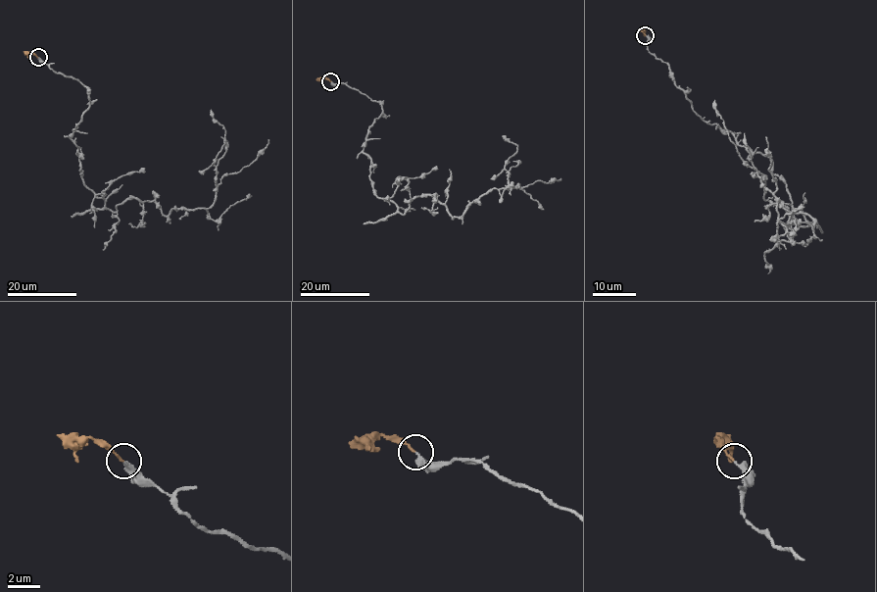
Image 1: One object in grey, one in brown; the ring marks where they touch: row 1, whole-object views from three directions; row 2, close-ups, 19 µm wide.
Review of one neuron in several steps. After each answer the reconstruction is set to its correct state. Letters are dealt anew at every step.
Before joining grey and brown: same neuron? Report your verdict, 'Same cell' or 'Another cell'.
Same cell

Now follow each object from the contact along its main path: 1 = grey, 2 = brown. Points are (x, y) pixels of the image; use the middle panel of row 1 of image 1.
1: (330, 81), (380, 104), (363, 151), (402, 214), (429, 195), (459, 218), (508, 187), (503, 137)
2: (330, 81), (316, 79)

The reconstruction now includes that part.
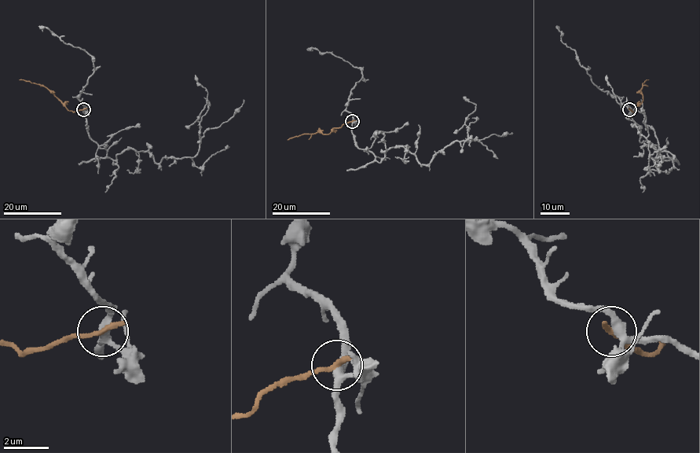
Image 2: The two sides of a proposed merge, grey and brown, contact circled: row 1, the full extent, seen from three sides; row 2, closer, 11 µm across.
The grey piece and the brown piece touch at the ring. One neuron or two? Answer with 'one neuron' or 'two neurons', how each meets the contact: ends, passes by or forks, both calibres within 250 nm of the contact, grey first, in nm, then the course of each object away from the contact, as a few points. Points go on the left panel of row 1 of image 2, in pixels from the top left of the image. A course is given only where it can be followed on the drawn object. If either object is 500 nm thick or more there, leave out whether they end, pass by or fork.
two neurons; grey forks there; brown ends there; 300 nm thick on the grey side, 280 nm on the other; grey runs (84, 109), (89, 136), (113, 160), (133, 149), (159, 163), (193, 157), (207, 93), (196, 75); brown runs (84, 109), (69, 111), (45, 86), (20, 79)

